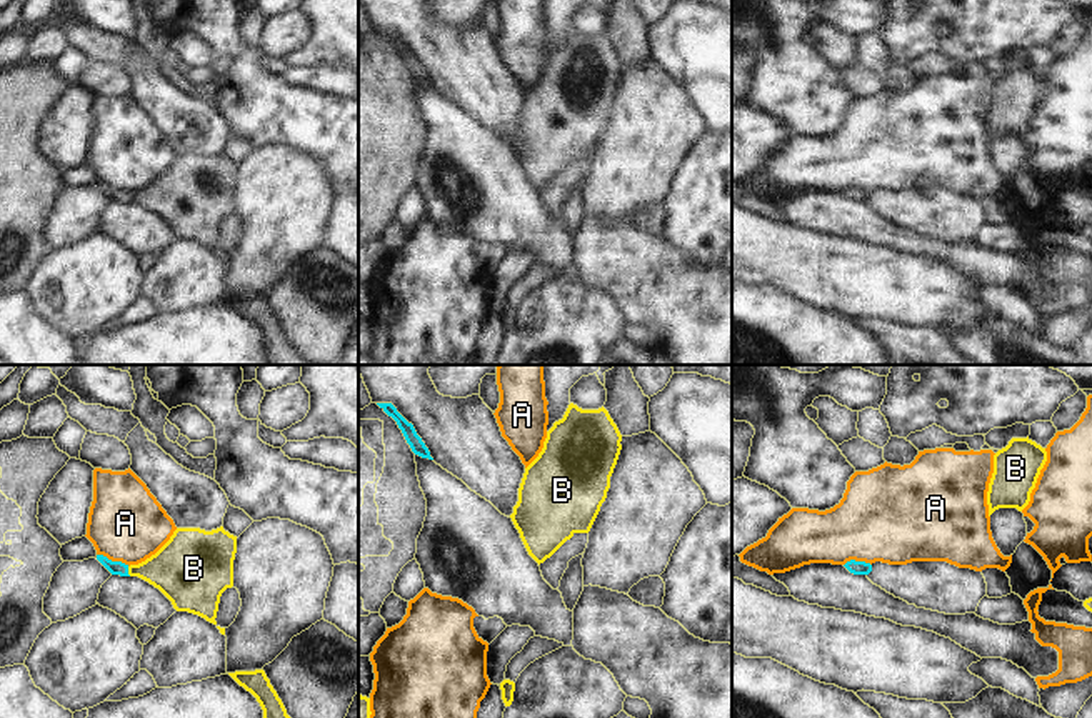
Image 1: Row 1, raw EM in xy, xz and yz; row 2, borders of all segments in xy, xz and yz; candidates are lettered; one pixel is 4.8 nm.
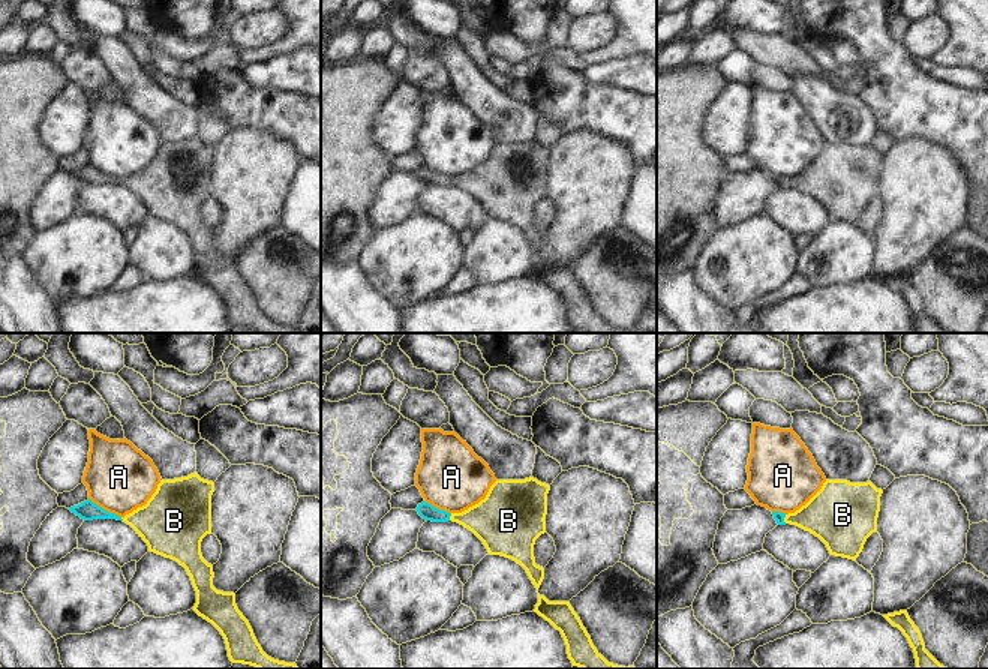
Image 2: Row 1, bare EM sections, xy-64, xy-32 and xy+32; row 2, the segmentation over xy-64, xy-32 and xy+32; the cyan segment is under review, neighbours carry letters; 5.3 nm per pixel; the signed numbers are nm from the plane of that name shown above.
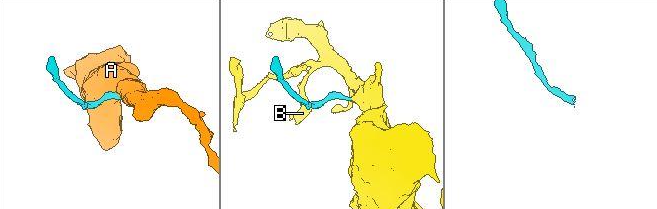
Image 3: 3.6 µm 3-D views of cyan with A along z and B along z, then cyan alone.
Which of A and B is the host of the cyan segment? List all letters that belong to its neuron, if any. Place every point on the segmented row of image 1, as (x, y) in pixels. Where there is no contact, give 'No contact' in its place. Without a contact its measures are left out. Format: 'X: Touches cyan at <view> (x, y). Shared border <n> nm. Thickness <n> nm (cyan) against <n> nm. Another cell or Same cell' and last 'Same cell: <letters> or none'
A: Touches cyan at xy (114, 562). Shared border 170 nm. Thickness 70 nm (cyan) against 360 nm. Another cell
B: Touches cyan at xy (127, 572). Shared border 50 nm. Thickness 70 nm (cyan) against 280 nm. Same cell
Same cell: B

